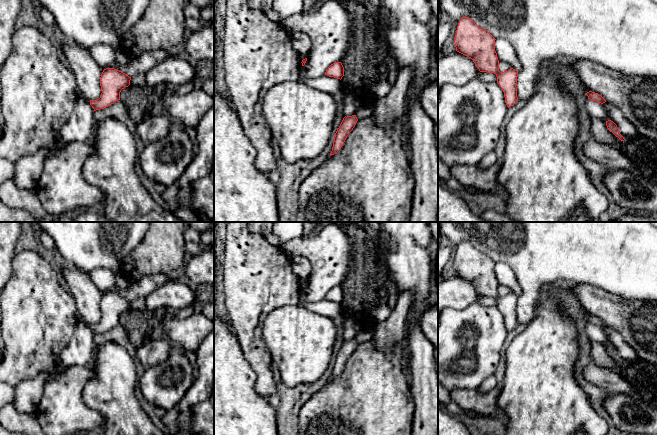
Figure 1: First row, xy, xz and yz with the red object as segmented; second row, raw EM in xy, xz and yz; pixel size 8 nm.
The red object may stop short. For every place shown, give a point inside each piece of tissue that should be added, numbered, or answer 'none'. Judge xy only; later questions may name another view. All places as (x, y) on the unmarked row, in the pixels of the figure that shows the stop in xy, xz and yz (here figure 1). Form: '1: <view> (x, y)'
none

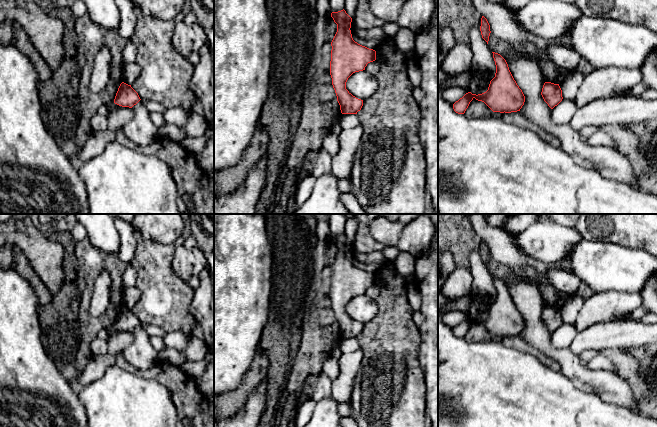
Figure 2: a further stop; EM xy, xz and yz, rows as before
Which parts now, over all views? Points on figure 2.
none

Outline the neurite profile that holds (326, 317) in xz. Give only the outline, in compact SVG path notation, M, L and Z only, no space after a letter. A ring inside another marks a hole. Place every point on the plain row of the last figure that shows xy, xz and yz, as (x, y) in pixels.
M328 266L323 270L313 297L317 307L319 326L322 327L337 324L330 299L331 274L331 267Z

